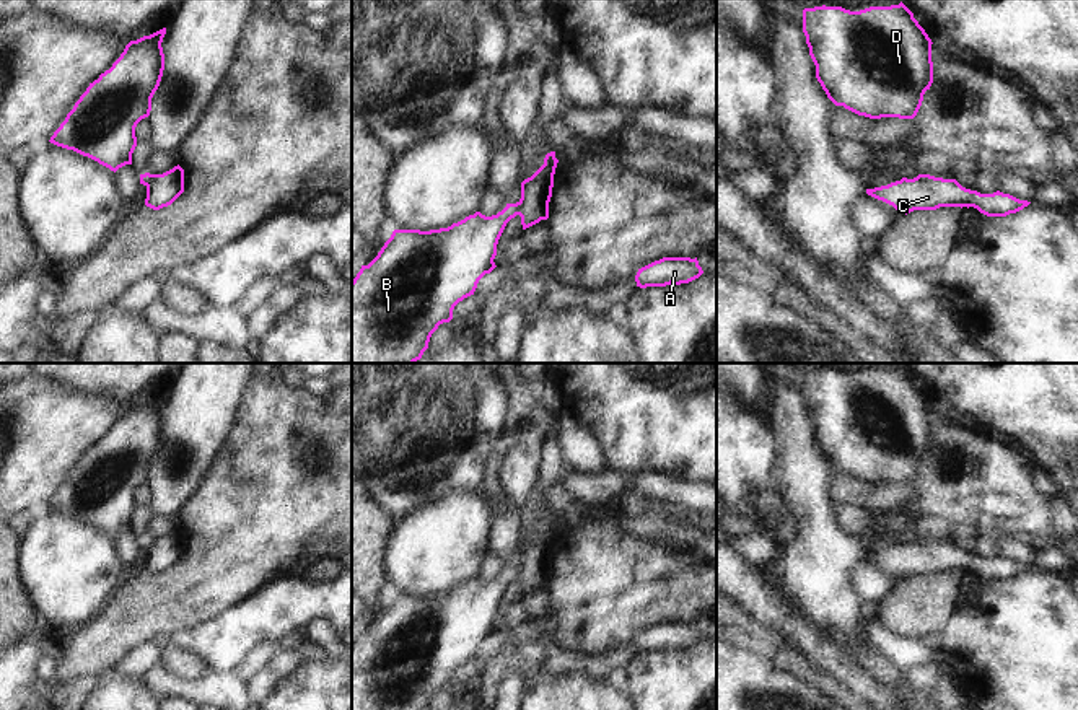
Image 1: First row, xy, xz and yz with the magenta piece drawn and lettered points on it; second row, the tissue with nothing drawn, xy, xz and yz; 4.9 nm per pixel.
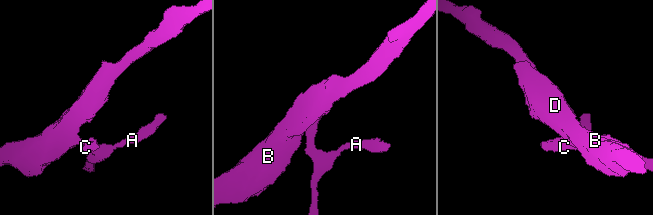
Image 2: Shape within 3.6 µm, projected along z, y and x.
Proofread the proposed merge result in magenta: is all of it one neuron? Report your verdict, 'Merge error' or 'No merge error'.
Merge error.

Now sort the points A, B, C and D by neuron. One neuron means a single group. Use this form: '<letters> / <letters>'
A C / B D

